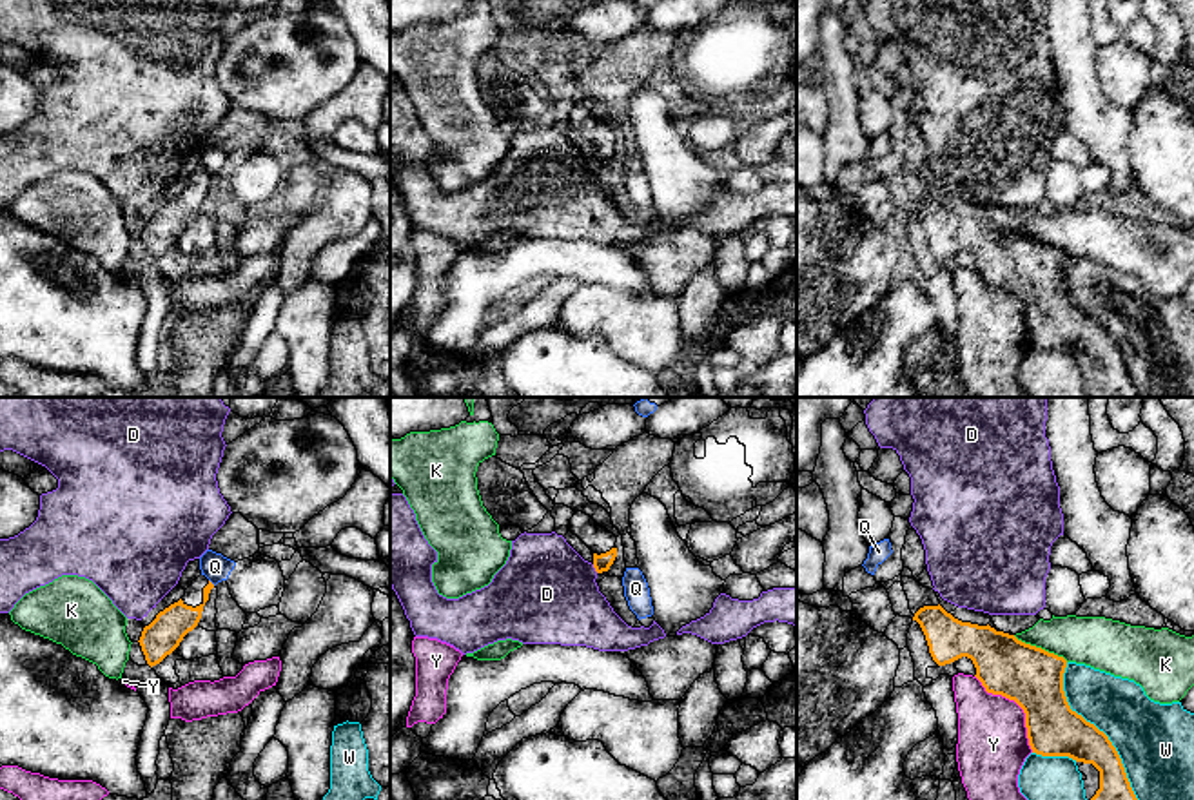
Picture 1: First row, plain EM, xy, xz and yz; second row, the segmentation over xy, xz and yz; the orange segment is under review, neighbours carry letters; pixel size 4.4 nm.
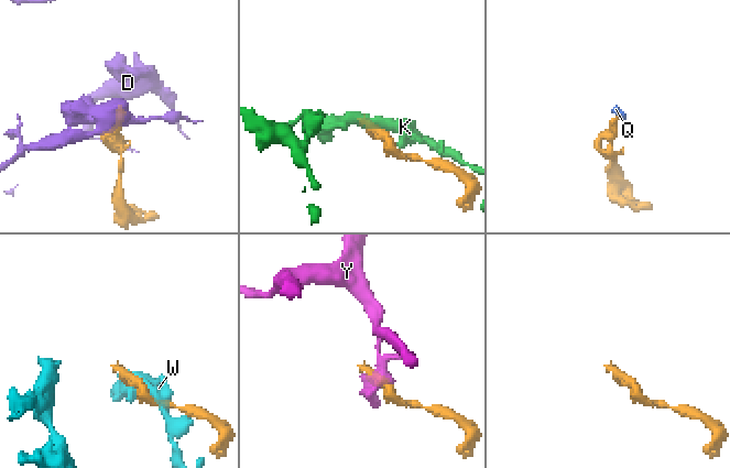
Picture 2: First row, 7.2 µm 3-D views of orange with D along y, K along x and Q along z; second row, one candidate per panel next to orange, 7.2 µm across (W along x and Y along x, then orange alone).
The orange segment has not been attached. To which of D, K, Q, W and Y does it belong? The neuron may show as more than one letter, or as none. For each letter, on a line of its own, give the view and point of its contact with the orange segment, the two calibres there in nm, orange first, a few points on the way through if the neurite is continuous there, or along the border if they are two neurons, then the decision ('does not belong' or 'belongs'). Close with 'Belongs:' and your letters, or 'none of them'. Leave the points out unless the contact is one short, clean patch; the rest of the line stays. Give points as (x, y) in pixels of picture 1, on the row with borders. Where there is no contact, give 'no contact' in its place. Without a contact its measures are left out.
D: contact xz (594, 566); calibres 80 and 440 nm; border xz (592, 565), (597, 572); does not belong
K: contact yz (1040, 648); calibres 260 and 220 nm; does not belong
Q: contact xy (211, 583); calibres 150 and 120 nm; border xy (209, 579), (215, 585); does not belong
W: contact yz (1096, 728); calibres 240 and 320 nm; does not belong
Y: contact yz (1018, 704); calibres 260 and 320 nm; does not belong
Belongs: none of them

